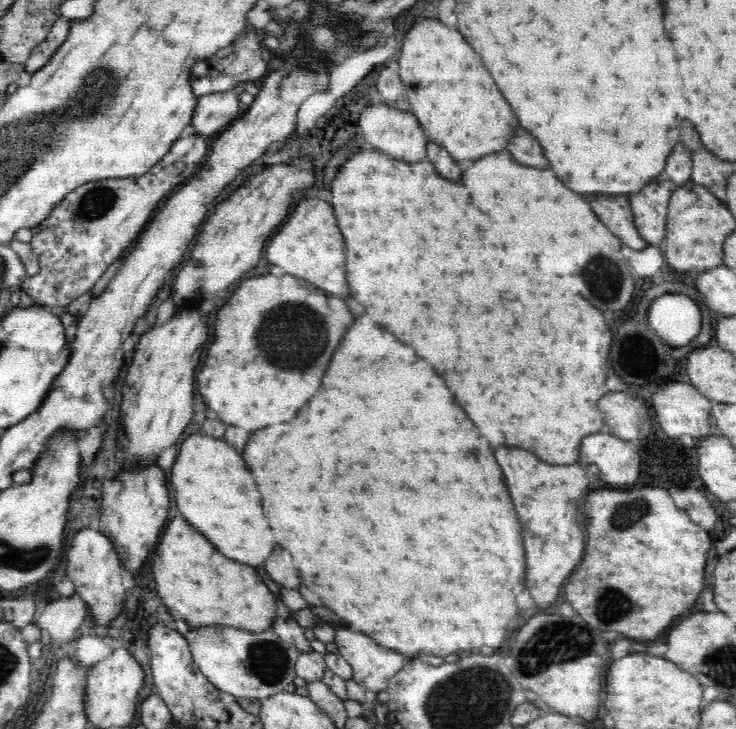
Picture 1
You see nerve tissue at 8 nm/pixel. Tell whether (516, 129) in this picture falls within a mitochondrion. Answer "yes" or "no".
no

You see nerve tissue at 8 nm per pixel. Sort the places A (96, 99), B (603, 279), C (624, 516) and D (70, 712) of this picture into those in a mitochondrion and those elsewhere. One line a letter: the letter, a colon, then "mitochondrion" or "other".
A: mitochondrion
B: mitochondrion
C: mitochondrion
D: other

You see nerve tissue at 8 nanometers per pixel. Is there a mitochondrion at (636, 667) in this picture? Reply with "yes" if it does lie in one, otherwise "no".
no

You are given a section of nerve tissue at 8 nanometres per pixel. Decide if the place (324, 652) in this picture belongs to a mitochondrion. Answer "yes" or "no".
no

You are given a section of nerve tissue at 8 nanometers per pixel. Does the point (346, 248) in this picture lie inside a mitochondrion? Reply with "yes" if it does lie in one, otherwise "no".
no

